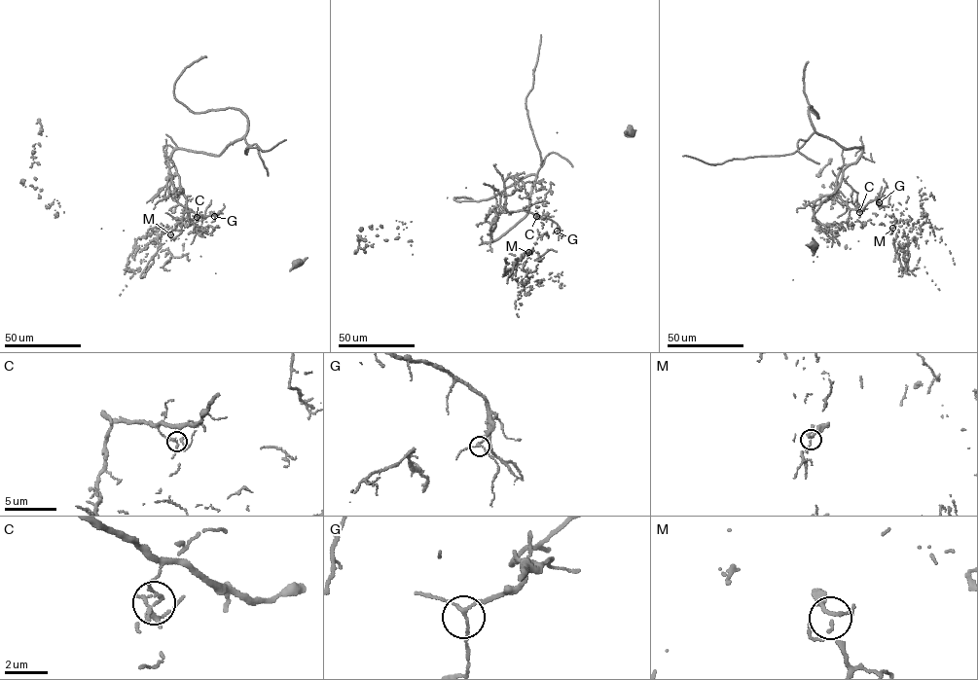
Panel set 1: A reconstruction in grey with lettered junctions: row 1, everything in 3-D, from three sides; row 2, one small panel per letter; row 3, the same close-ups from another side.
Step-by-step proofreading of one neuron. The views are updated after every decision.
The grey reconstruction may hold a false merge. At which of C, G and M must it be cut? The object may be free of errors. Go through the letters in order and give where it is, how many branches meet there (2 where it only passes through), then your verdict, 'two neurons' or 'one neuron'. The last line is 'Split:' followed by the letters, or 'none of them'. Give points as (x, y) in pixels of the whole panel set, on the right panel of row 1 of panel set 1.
C: place (859, 212); branches 5; two neurons
G: place (879, 202); branches 3; one neuron
M: place (892, 228); branches 3; one neuron
Split: C

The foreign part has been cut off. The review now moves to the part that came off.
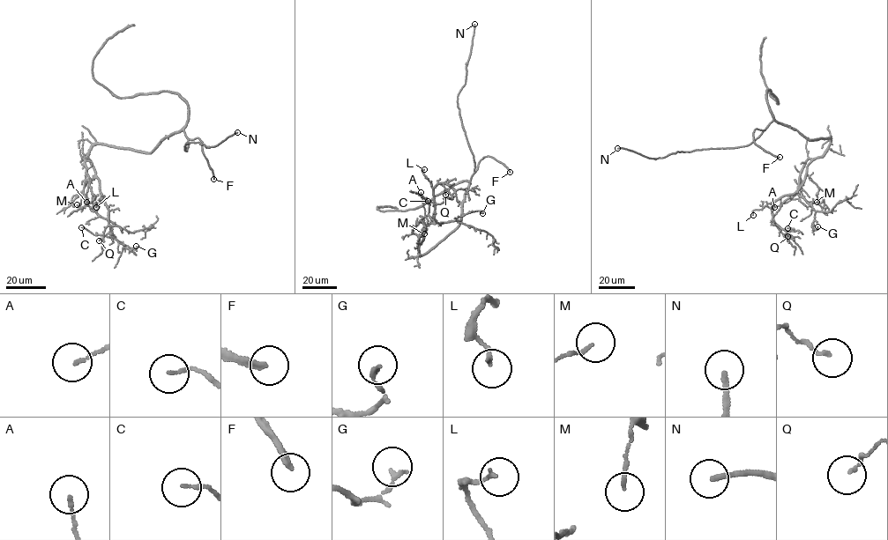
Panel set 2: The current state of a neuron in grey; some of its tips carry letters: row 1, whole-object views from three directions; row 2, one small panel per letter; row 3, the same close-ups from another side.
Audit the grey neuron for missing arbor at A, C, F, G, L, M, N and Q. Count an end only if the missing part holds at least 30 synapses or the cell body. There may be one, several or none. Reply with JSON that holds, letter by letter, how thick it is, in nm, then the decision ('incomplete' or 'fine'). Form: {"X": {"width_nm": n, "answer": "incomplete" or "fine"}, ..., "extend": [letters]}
{"A": {"width_nm": 110, "answer": "fine"}, "C": {"width_nm": 120, "answer": "fine"}, "F": {"width_nm": 240, "answer": "incomplete"}, "G": {"width_nm": 170, "answer": "fine"}, "L": {"width_nm": 130, "answer": "fine"}, "M": {"width_nm": 120, "answer": "fine"}, "N": {"width_nm": 190, "answer": "incomplete"}, "Q": {"width_nm": 100, "answer": "fine"}, "extend": ["F", "N"]}

